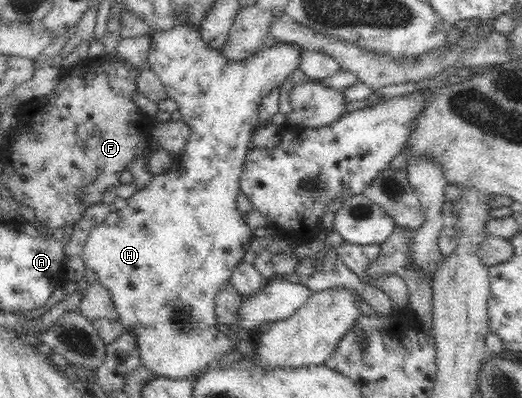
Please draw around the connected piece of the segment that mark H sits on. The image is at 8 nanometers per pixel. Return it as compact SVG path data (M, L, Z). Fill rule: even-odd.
M178 24L172 30L151 34L151 45L147 50L146 66L152 69L152 72L162 82L168 96L177 102L181 114L180 121L189 126L190 134L182 150L174 156L171 169L165 172L165 176L154 176L146 186L139 189L131 198L126 199L126 207L123 209L113 208L106 217L106 220L89 232L80 257L85 268L93 270L98 279L97 282L102 284L102 287L106 288L106 291L110 293L112 302L114 302L114 311L116 311L114 322L120 325L122 333L127 333L134 339L134 345L136 345L136 351L138 351L138 359L140 359L139 365L149 370L150 374L153 374L154 377L161 376L170 380L178 380L178 378L193 380L207 370L214 369L222 358L234 352L235 345L231 338L221 332L221 330L218 330L216 302L218 294L221 294L223 287L226 287L227 283L231 280L232 268L238 266L244 260L244 254L246 249L249 248L248 244L252 235L251 228L245 224L243 216L240 215L240 211L236 207L236 198L240 192L240 180L251 146L250 135L256 128L256 125L258 125L262 99L274 88L280 87L299 64L300 58L298 58L296 48L300 48L300 46L278 42L278 45L271 49L265 47L251 57L233 61L224 57L221 49L213 49L206 45L202 41L200 31L191 26Z

